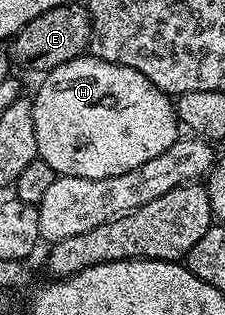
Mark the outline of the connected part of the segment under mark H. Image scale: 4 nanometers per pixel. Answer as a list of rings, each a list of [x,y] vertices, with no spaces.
[[[88,54],[75,58],[58,68],[52,68],[44,73],[41,85],[37,93],[31,96],[33,102],[33,117],[35,118],[35,142],[37,143],[37,155],[51,170],[55,170],[58,176],[74,176],[75,178],[111,178],[115,174],[127,174],[127,170],[135,170],[135,166],[143,166],[143,162],[151,162],[151,158],[159,158],[163,150],[167,150],[179,138],[179,121],[174,101],[163,90],[159,90],[147,77],[131,70],[131,66],[119,66],[111,62],[103,62],[99,58]]]

